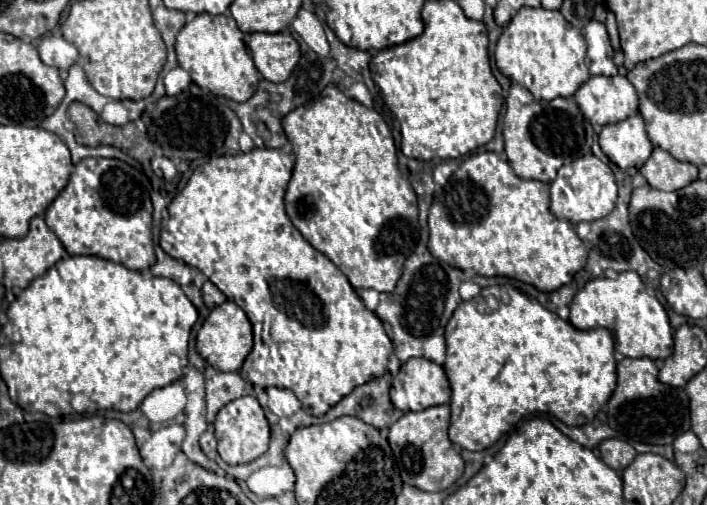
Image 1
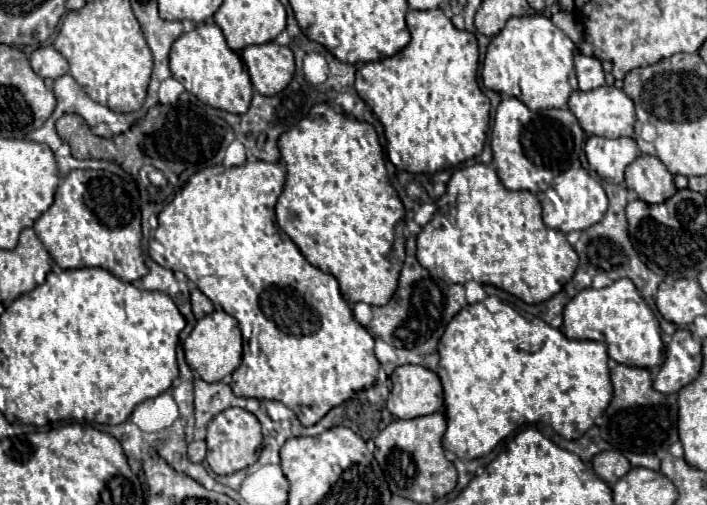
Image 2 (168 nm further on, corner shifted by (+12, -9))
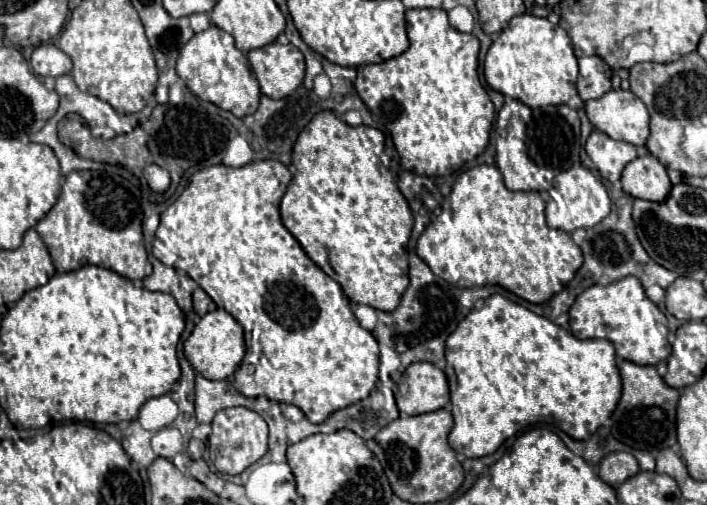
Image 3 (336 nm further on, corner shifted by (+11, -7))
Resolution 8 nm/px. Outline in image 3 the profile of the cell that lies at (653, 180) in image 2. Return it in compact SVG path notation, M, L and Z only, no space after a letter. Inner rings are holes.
M651 154L637 156L629 162L621 174L621 184L633 198L661 202L671 192L667 168Z

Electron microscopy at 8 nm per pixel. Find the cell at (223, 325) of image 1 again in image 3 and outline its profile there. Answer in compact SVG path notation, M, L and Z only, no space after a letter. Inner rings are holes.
M221 308L205 314L201 322L195 324L191 336L185 340L185 358L201 376L209 380L229 378L235 372L235 368L241 364L243 356L245 356L243 328L233 316L229 316L229 312Z

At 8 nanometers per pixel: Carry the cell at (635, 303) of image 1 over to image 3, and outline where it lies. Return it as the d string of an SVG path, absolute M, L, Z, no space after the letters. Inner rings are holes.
M625 276L607 286L595 284L583 290L569 310L569 328L571 334L581 340L605 338L613 342L617 356L635 364L655 366L671 354L665 314L645 296L643 286L635 276Z

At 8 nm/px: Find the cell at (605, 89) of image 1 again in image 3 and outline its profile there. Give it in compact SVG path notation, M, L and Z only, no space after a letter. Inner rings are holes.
M609 90L601 98L583 102L581 108L585 110L589 122L597 130L605 132L609 138L635 144L637 148L645 146L645 140L649 136L649 112L647 112L645 104L637 96L633 96L633 92L629 92L629 90Z

